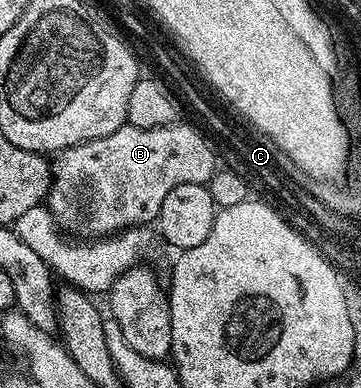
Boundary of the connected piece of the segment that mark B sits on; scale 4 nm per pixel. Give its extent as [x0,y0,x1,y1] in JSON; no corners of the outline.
[48,122,216,238]

